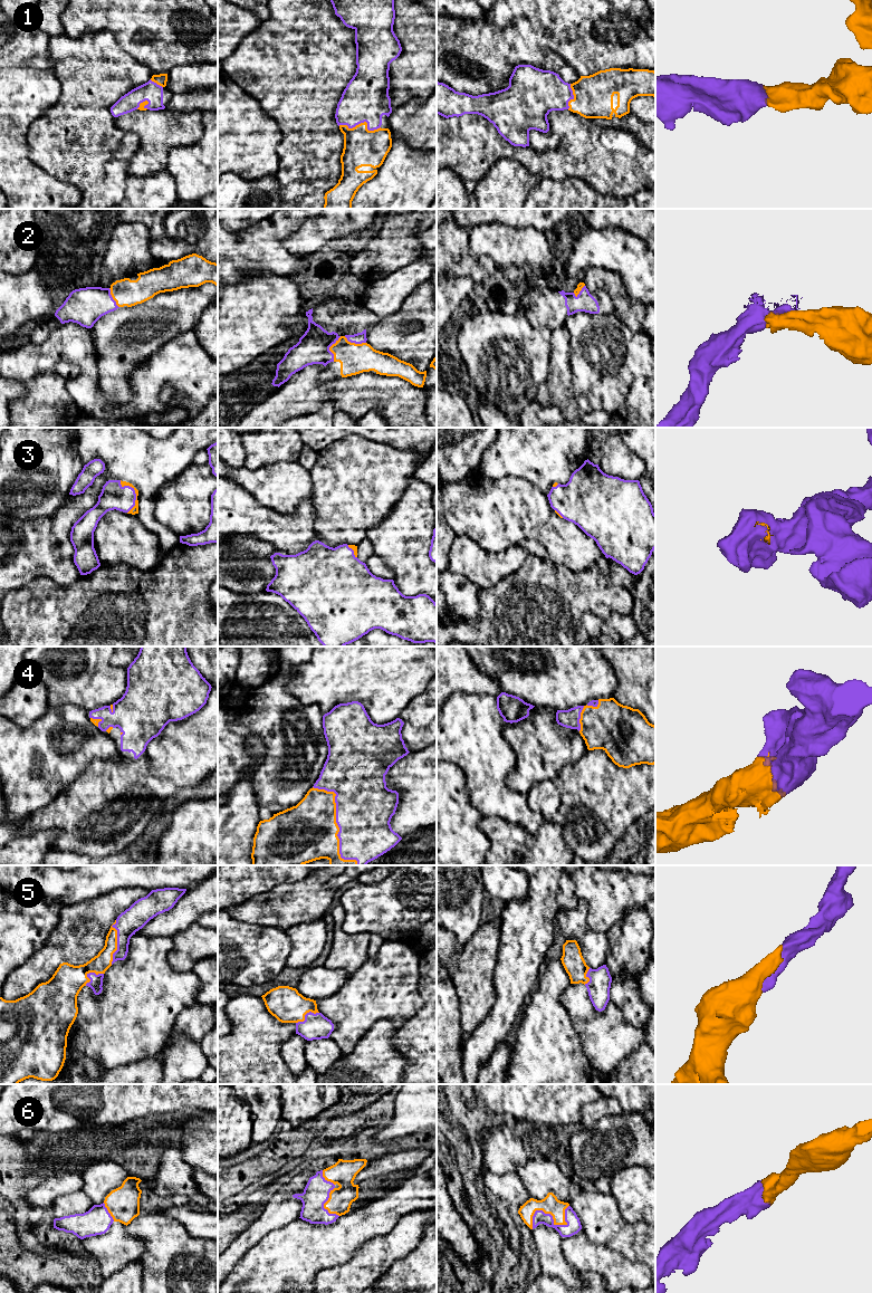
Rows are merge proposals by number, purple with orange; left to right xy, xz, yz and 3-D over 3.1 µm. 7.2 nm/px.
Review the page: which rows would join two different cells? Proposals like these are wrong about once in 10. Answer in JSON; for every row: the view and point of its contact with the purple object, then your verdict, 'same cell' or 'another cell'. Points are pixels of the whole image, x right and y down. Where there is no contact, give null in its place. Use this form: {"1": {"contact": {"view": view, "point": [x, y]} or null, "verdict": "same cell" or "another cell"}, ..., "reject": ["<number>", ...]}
{"1": {"contact": {"view": "xz", "point": [362, 122]}, "verdict": "same cell"}, "2": {"contact": {"view": "xz", "point": [328, 348]}, "verdict": "same cell"}, "3": {"contact": {"view": "xy", "point": [135, 494]}, "verdict": "same cell"}, "4": {"contact": {"view": "xz", "point": [337, 824]}, "verdict": "same cell"}, "5": {"contact": {"view": "xy", "point": [117, 942]}, "verdict": "same cell"}, "6": {"contact": {"view": "yz", "point": [552, 1217]}, "verdict": "same cell"}, "reject": []}

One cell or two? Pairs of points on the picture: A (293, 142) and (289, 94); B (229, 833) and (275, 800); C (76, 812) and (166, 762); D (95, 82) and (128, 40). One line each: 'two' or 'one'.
A: one
B: two
C: one
D: two

